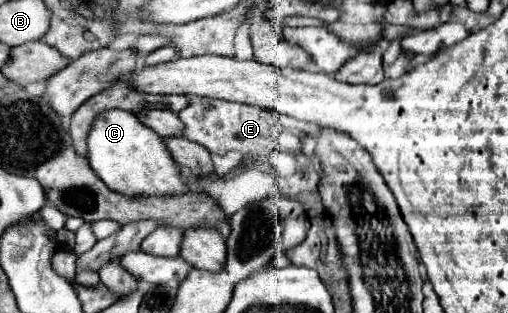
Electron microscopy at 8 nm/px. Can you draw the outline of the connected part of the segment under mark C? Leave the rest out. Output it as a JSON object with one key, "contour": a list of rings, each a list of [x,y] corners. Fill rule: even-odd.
{"contour":[[[107,110],[95,118],[87,138],[87,160],[107,188],[119,194],[171,196],[189,192],[189,186],[183,182],[181,168],[173,162],[163,138],[141,124],[133,112]]]}

